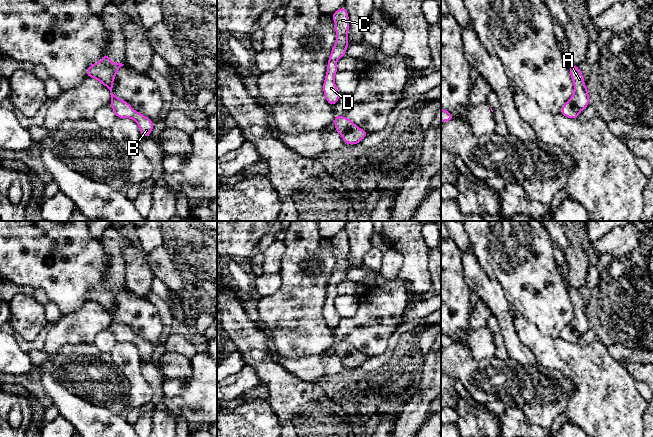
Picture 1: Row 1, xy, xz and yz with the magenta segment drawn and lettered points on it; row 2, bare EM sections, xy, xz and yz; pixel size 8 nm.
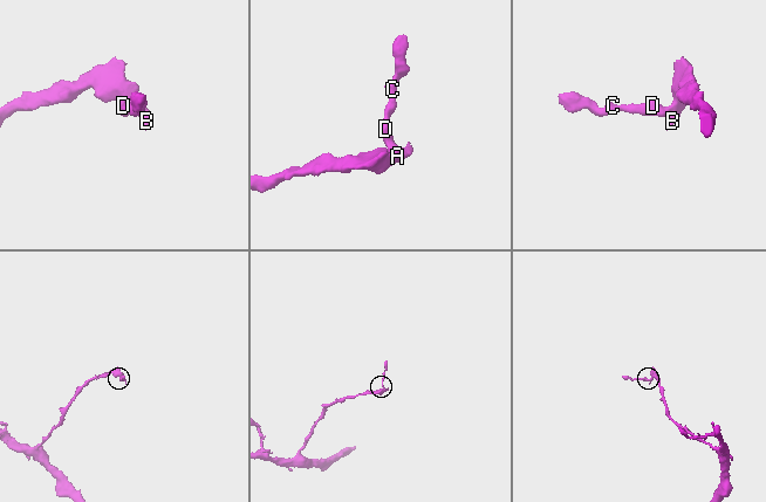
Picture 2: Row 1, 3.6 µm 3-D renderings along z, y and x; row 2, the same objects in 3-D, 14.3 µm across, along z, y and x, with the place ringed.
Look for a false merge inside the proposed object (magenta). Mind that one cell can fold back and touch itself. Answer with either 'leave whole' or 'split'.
leave whole

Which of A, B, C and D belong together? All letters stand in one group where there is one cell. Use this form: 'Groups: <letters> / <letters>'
Groups: A B C D

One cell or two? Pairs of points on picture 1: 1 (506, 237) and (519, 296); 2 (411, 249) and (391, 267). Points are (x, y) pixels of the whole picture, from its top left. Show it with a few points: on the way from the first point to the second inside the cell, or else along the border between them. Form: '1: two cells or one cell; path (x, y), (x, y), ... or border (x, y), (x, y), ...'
1: one cell; path (518, 252), (519, 281)
2: two cells; border (390, 246), (402, 257), (402, 266), (397, 278)

